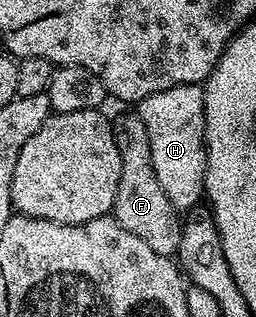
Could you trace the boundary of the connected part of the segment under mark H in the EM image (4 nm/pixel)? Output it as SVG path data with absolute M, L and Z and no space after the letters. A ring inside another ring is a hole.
M186 83L153 93L139 100L137 111L145 121L145 129L149 129L153 173L157 173L161 189L165 189L165 197L169 197L176 212L190 212L196 206L195 201L204 196L203 182L207 168L203 87L198 83Z

